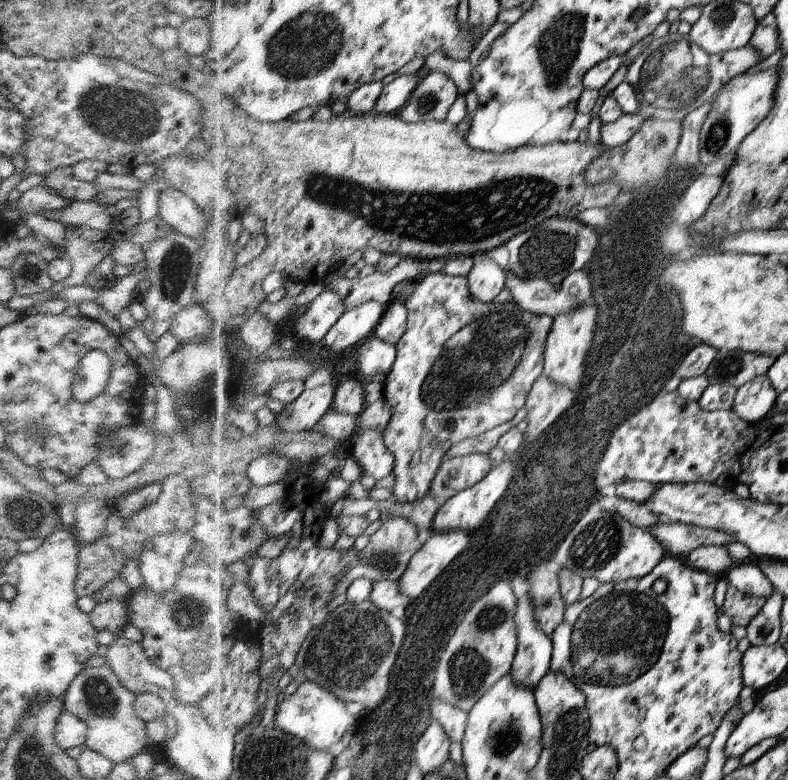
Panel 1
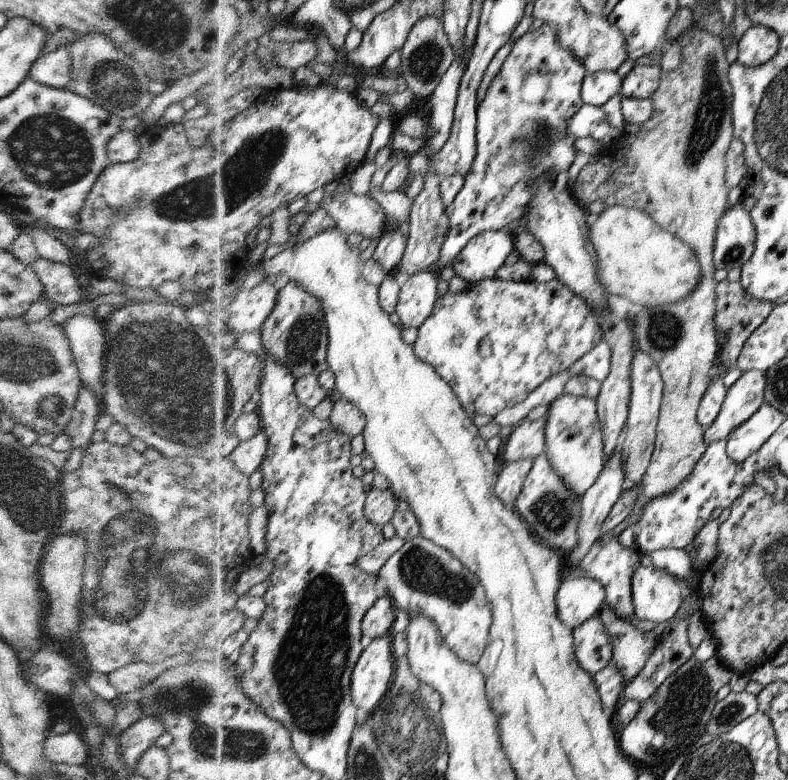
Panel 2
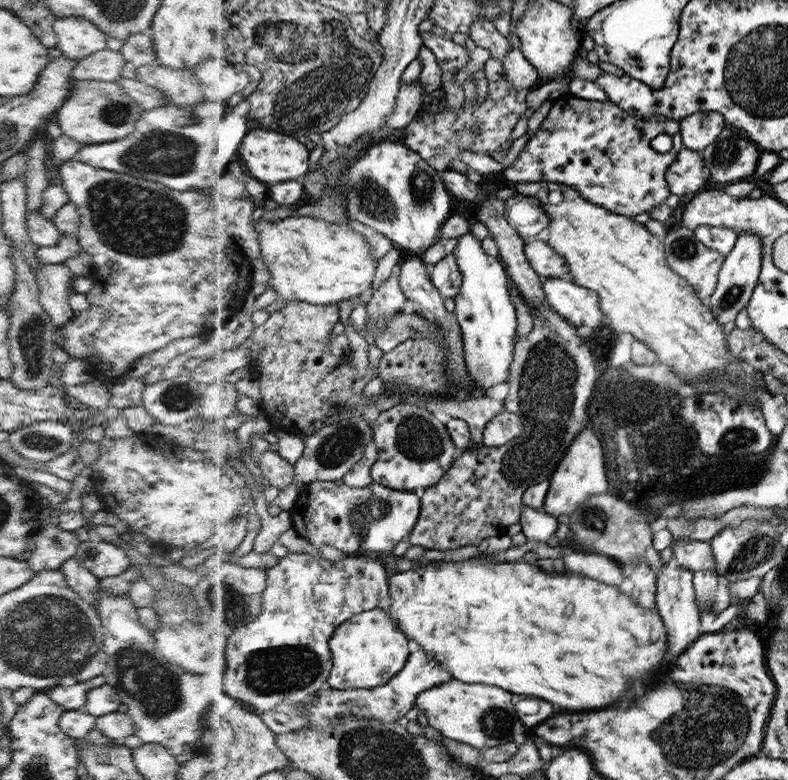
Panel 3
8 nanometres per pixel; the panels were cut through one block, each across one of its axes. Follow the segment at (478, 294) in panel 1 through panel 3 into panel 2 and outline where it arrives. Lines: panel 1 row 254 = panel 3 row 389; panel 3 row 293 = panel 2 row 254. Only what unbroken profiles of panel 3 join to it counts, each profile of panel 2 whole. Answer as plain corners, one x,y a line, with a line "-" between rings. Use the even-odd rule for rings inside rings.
506,231
483,232
474,236
454,260
455,272
470,285
494,278
512,252
512,238

